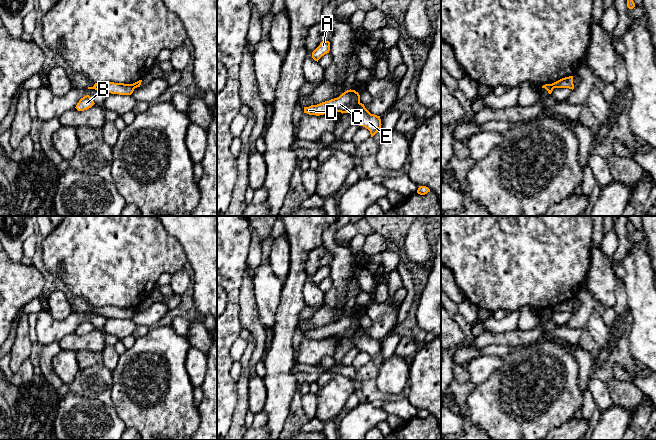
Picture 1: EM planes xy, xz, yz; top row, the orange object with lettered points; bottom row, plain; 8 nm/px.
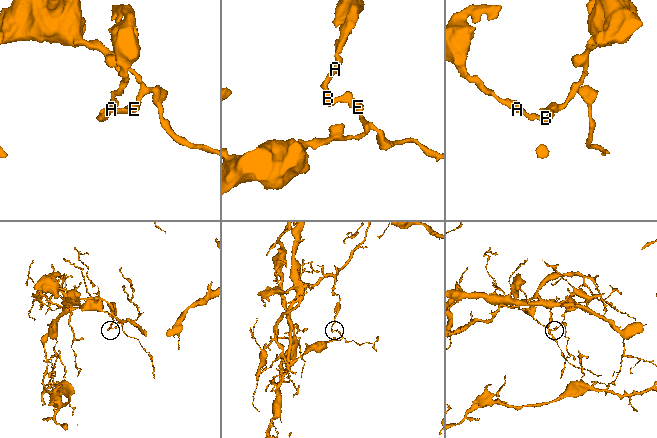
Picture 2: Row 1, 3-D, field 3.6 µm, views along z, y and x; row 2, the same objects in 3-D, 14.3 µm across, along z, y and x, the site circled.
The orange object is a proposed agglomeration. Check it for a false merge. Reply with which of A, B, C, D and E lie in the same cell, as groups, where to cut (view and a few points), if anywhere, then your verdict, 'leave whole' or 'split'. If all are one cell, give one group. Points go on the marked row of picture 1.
A B C D / E; cut in xz along (360, 103), (351, 112); split

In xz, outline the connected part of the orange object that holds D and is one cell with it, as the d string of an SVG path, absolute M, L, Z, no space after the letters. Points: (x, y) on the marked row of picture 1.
M347 90L339 97L317 105L304 107L304 113L309 115L324 115L326 113L337 111L343 113L352 113L357 105L360 104L360 95L355 90Z

